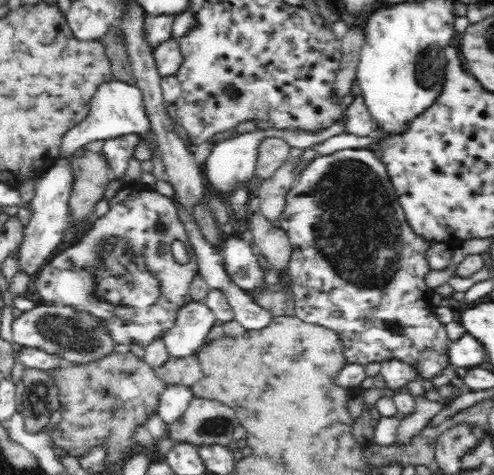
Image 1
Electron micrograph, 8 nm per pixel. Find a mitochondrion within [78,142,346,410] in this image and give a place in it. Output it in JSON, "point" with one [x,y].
{"point":[125,289]}

